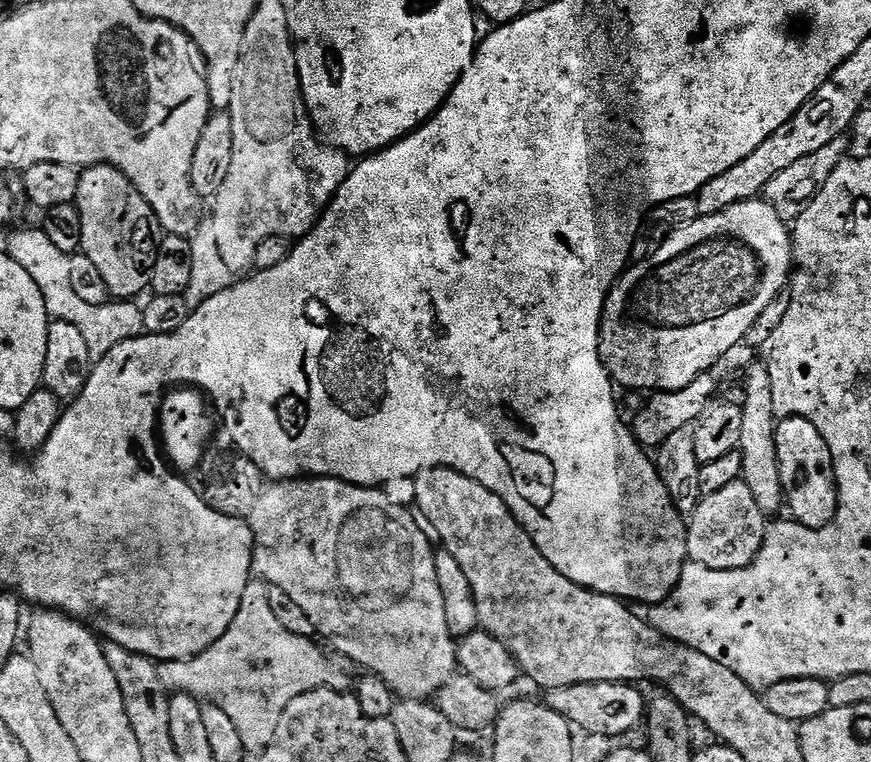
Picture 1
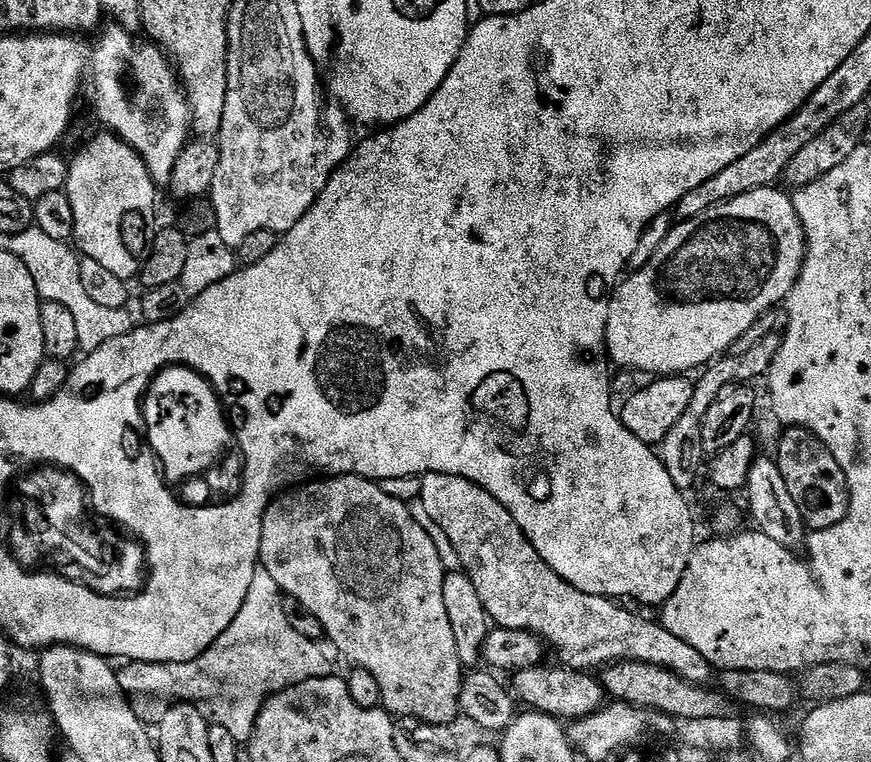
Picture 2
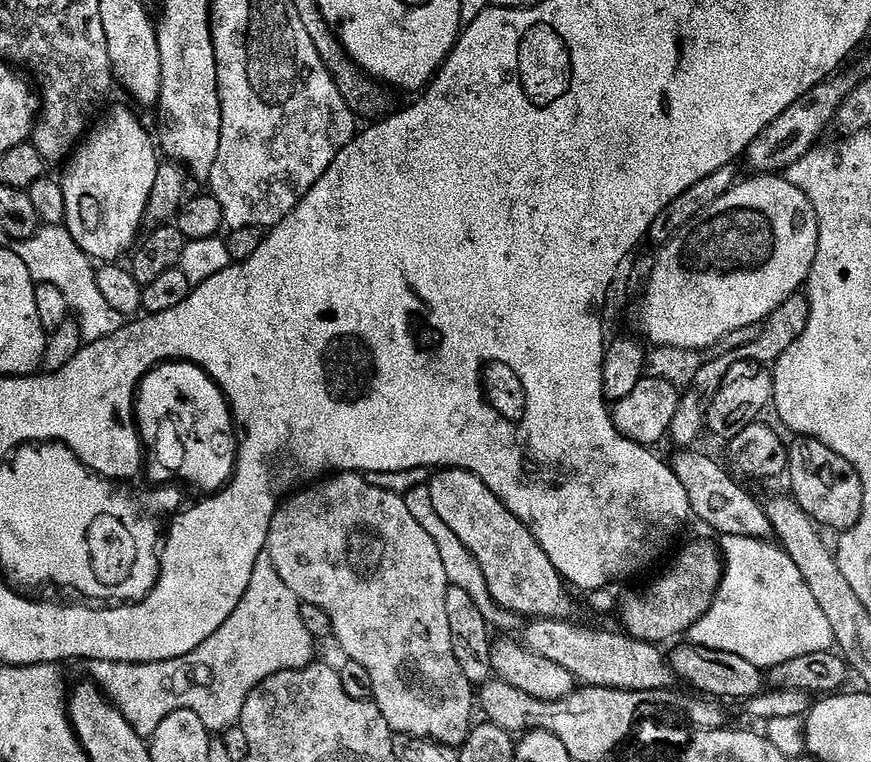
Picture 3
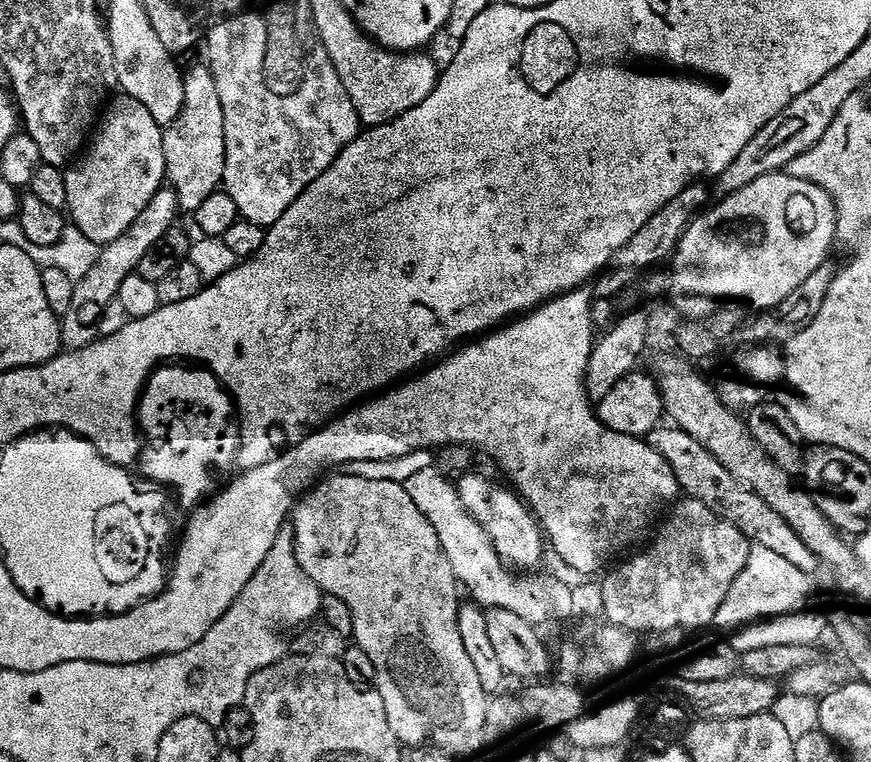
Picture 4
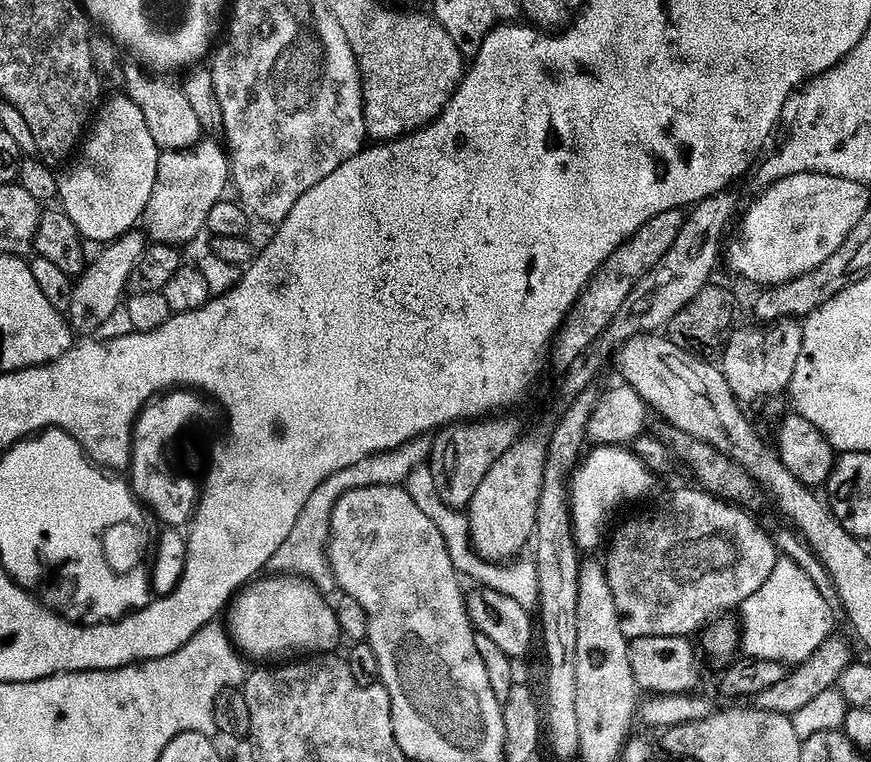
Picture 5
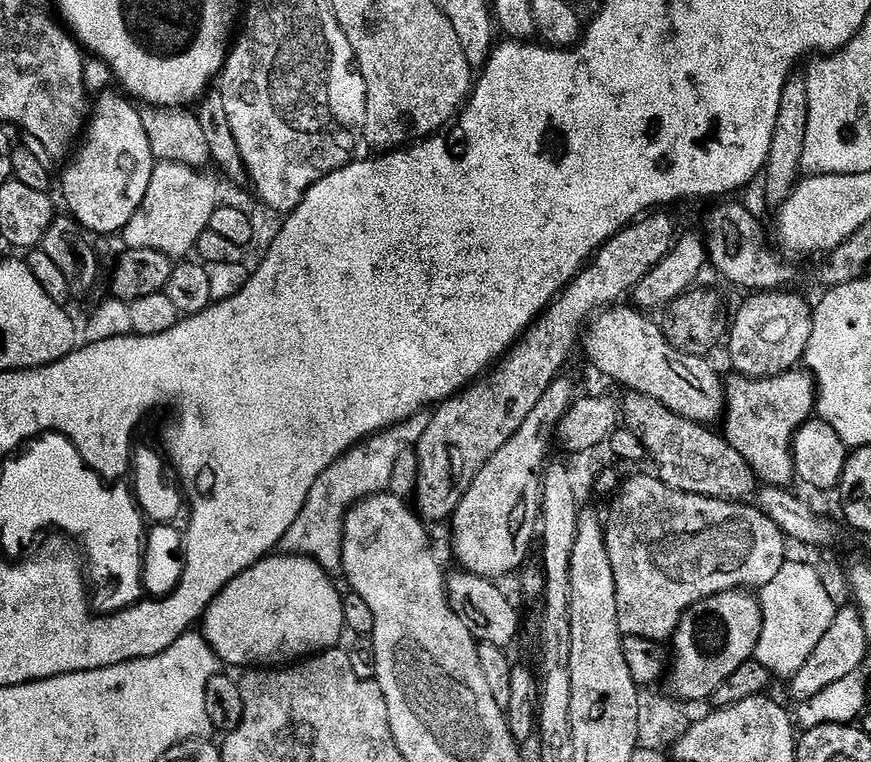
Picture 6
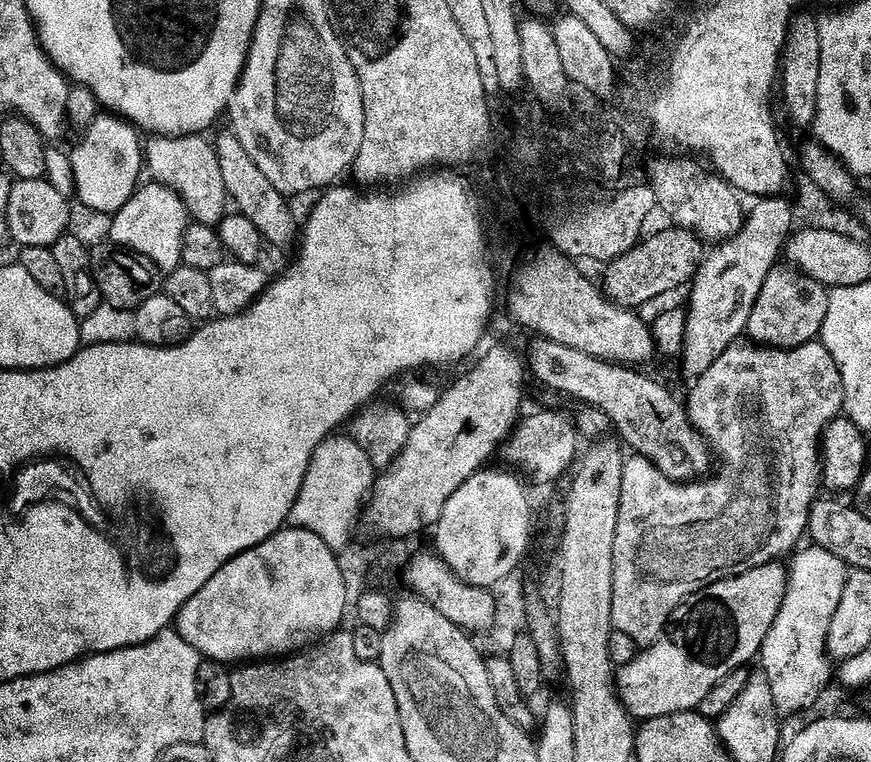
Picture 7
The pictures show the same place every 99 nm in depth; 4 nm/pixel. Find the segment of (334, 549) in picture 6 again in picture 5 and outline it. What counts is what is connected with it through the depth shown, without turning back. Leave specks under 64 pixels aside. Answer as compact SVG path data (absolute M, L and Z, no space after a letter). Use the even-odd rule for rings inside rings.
M428 436L412 440L403 448L396 448L392 452L380 452L376 456L364 459L338 471L331 476L318 490L310 496L310 500L299 515L299 520L294 524L289 538L275 552L269 567L275 569L279 575L303 578L315 585L324 596L333 597L339 591L337 576L333 572L332 564L328 560L327 542L331 532L333 510L337 502L348 492L354 489L367 487L397 487L407 483L409 477L419 466L427 465L432 459L434 448L432 438Z

